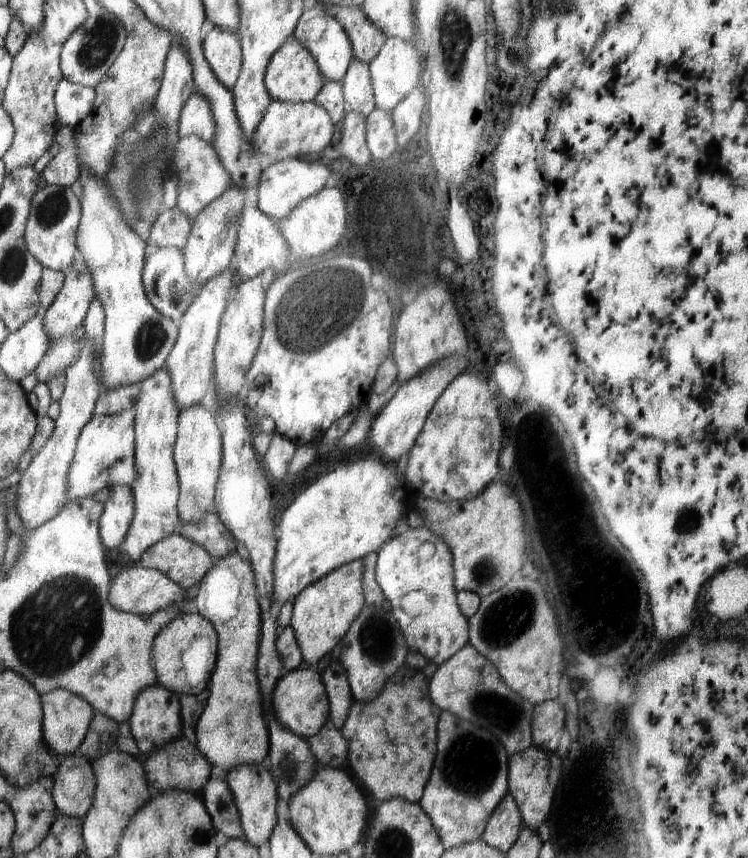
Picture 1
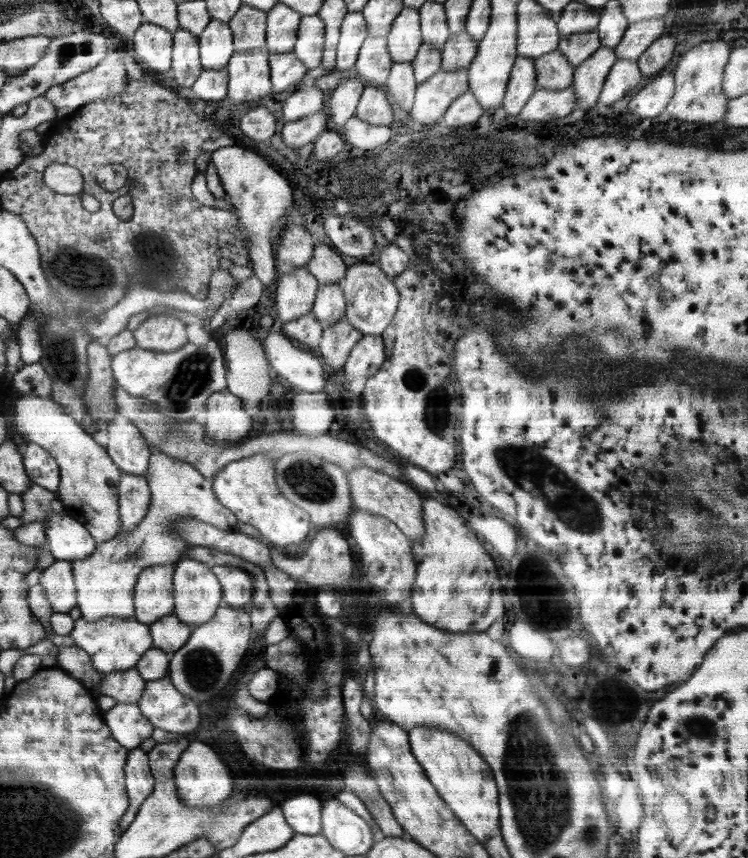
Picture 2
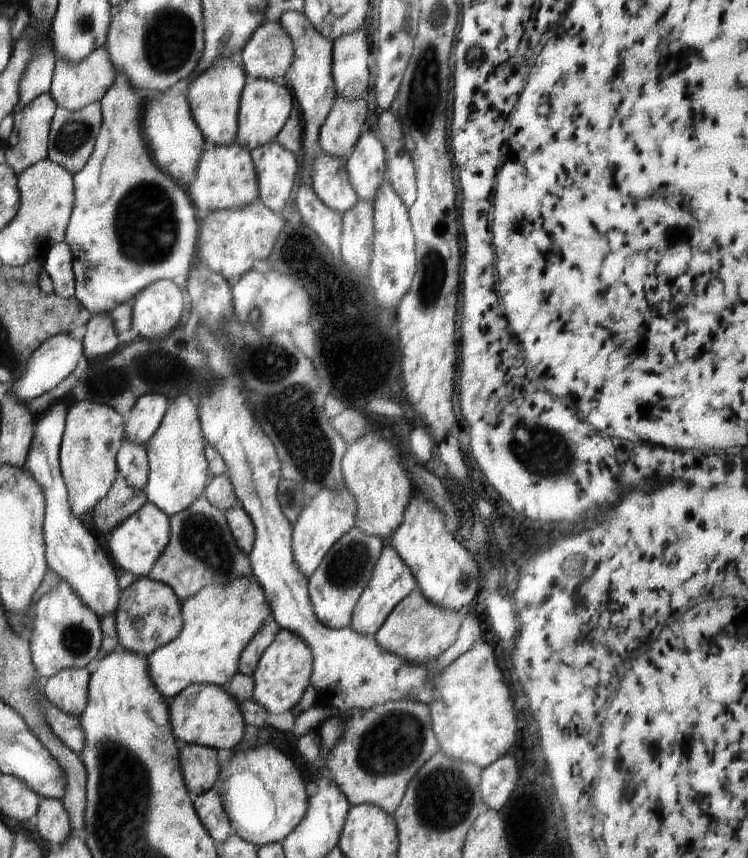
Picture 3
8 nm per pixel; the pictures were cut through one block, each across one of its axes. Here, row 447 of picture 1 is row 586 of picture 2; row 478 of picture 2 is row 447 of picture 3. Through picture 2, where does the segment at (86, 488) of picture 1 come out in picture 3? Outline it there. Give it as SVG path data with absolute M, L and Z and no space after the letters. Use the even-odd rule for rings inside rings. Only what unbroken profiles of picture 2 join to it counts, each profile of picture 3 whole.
M188 396L170 402L153 438L146 444L149 459L148 484L144 488L147 498L169 517L188 508L205 492L210 481L209 462L205 455L209 442L204 438L197 406Z

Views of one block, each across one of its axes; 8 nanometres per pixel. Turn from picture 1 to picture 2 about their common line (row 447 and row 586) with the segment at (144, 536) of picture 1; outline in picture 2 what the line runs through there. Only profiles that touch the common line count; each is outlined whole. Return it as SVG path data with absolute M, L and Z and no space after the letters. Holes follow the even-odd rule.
M172 564L146 568L138 575L136 595L136 620L151 625L156 620L173 613L175 566Z

